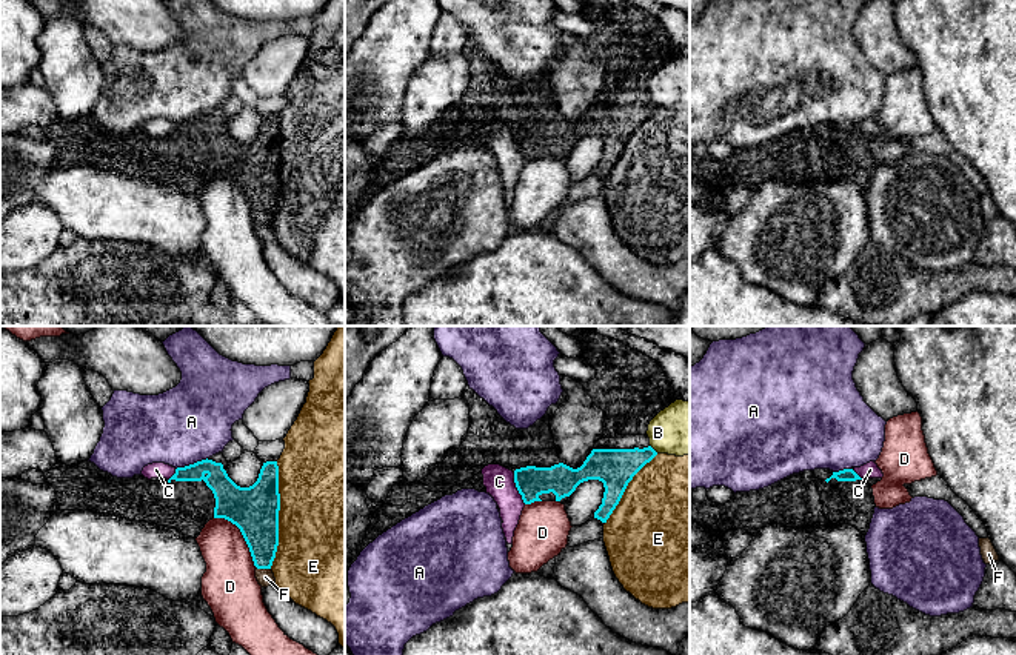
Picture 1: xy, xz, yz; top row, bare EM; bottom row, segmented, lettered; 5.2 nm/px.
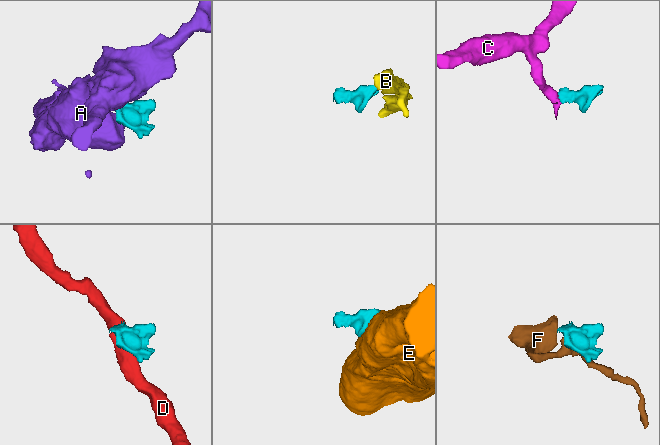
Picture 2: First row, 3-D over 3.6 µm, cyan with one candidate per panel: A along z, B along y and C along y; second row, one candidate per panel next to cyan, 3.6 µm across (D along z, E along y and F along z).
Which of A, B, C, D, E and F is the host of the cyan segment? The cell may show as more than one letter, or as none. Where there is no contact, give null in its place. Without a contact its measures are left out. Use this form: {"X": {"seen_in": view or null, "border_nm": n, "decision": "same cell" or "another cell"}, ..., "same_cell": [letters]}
{"A": {"seen_in": "xy", "border_nm": 180, "decision": "another cell"}, "B": {"seen_in": "xz", "border_nm": 60, "decision": "another cell"}, "C": {"seen_in": "xz", "border_nm": 180, "decision": "another cell"}, "D": {"seen_in": "xy", "border_nm": 340, "decision": "another cell"}, "E": {"seen_in": "xy", "border_nm": 550, "decision": "another cell"}, "F": {"seen_in": "xy", "border_nm": 80, "decision": "another cell"}, "same_cell": []}

